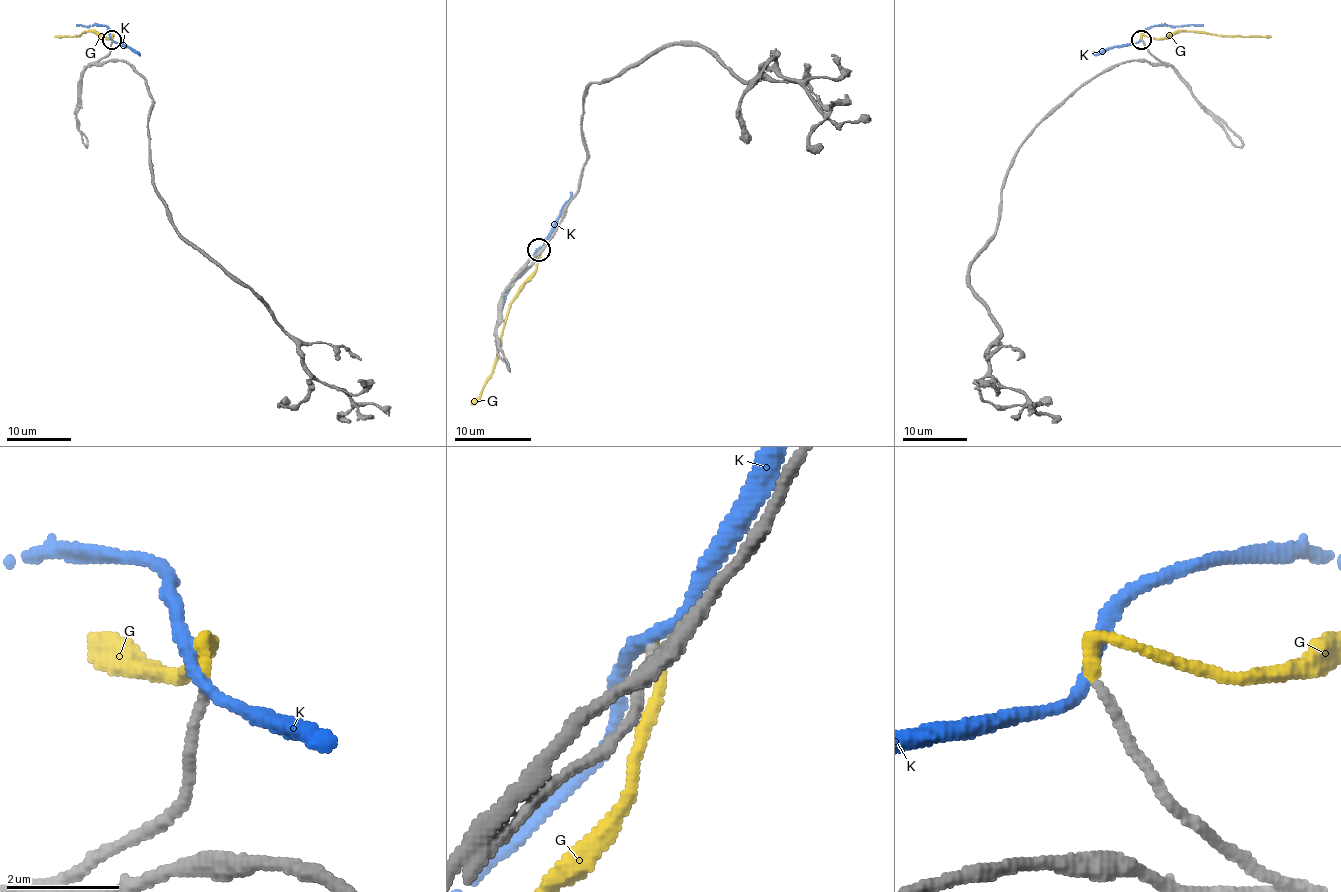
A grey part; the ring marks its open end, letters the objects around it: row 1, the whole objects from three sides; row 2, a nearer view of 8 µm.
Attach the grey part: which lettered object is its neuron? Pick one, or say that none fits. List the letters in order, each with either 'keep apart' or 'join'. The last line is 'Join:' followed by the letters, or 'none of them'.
G: join
K: keep apart
Join: G

